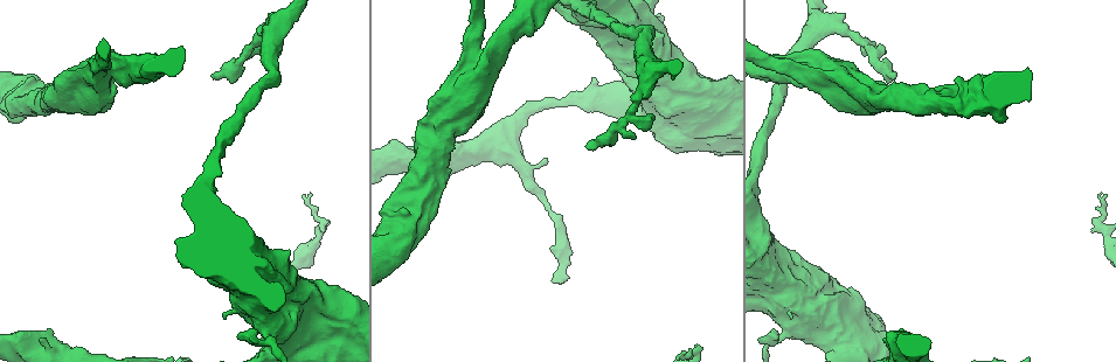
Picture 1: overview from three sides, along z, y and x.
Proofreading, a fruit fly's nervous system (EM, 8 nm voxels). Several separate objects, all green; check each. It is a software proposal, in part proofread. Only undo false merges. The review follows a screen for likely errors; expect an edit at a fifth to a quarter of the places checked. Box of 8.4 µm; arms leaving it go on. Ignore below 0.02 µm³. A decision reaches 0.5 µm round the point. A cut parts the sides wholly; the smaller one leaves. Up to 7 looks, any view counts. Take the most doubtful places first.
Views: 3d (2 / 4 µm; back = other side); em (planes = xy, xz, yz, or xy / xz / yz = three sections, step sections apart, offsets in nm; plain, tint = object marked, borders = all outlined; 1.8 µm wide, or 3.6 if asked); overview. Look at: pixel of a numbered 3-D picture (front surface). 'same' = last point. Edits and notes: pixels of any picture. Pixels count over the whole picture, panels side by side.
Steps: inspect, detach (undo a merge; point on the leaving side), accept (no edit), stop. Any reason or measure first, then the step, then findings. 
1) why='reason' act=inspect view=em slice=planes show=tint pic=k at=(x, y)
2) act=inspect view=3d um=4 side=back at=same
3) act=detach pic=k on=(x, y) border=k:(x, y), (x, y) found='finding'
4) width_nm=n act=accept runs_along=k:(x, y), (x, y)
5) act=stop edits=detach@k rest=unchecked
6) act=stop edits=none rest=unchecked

act=inspect view=3d um=2 pic=1 at=(267, 339)

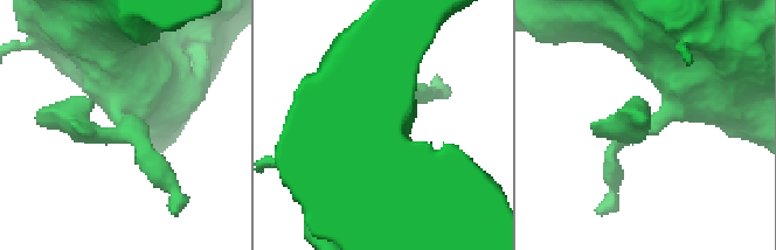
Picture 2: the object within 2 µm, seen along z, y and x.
act=inspect view=em slice=yz step=16 show=tint pic=2 at=(127, 126)

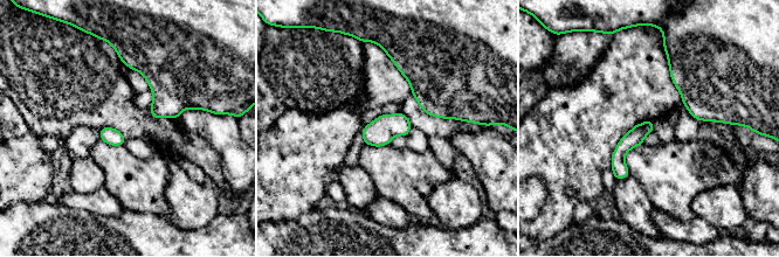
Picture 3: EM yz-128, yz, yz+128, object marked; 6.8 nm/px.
act=inspect view=em slice=planes show=tint at=same

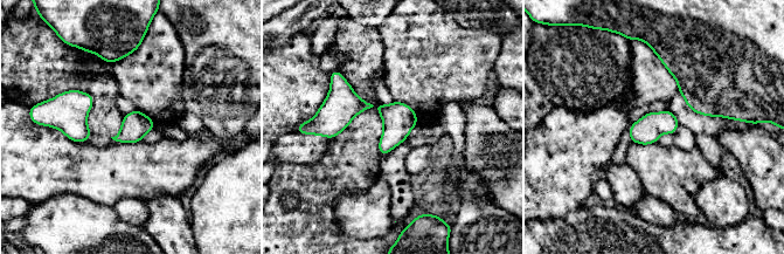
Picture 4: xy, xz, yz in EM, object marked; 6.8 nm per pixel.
width_nm=180 act=accept found='all the same neuron'

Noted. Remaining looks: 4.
why='sharp bend' act=inspect view=em slice=planes show=tint pic=1 at=(271, 79)

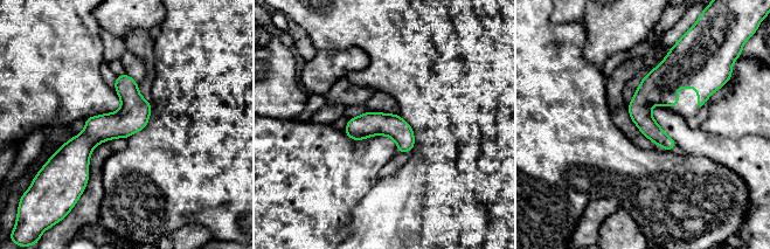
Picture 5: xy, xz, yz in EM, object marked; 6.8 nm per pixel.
act=accept runs_along=5:(134, 84), (130, 106), (63, 160) found='one neuron here'

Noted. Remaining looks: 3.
why='calibre changes' act=inspect view=em um=3.6 slice=planes show=plain pic=1 at=(469, 68)

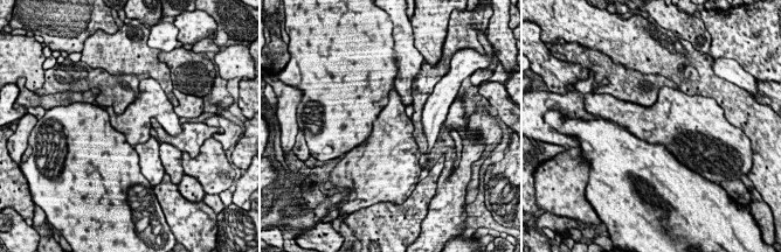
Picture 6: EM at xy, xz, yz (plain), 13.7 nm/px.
why='where the object lies' act=inspect view=em um=3.6 slice=planes show=tint at=same

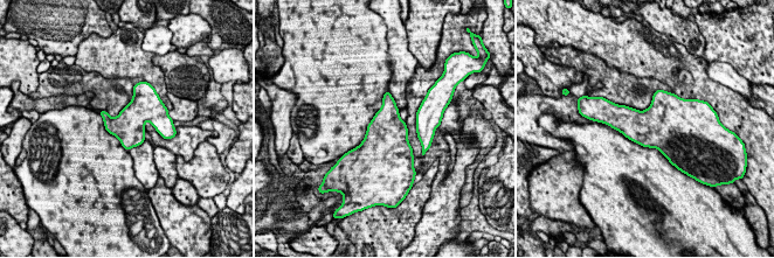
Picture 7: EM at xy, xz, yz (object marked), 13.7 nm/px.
width_nm=440 act=accept found='all the same neuron'

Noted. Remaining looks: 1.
act=stop edits=none rest=unchecked

